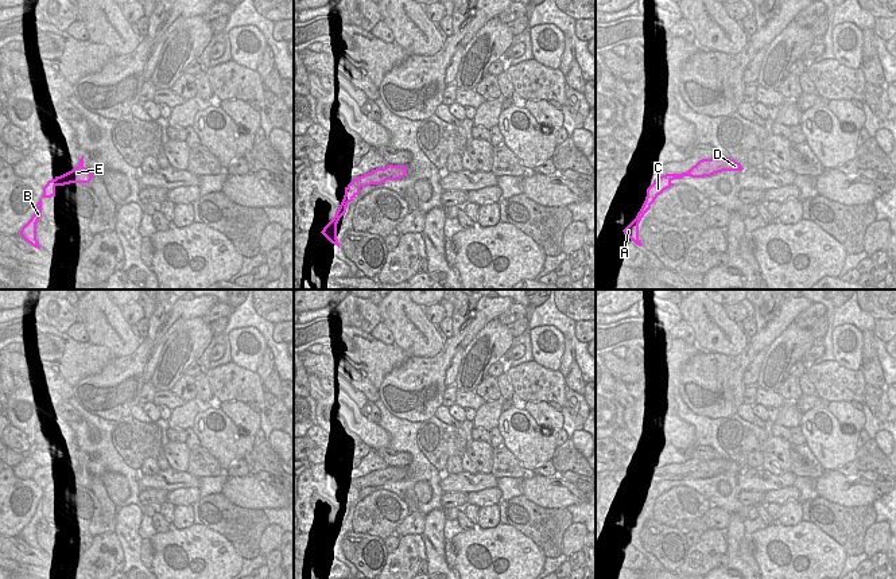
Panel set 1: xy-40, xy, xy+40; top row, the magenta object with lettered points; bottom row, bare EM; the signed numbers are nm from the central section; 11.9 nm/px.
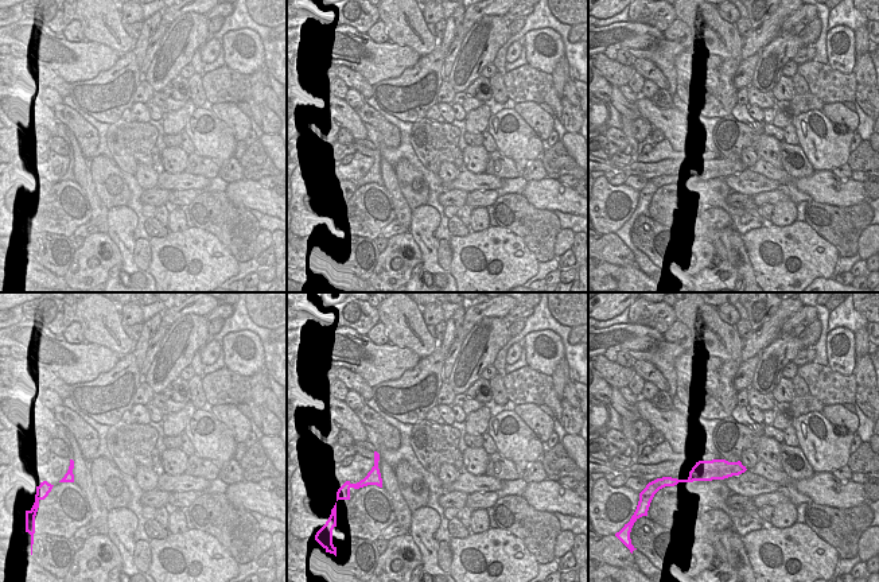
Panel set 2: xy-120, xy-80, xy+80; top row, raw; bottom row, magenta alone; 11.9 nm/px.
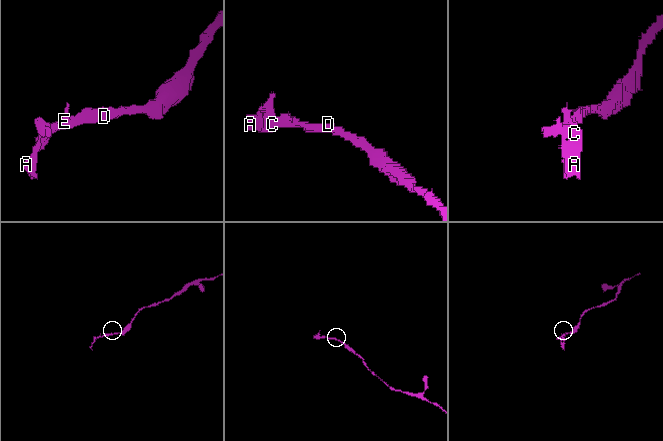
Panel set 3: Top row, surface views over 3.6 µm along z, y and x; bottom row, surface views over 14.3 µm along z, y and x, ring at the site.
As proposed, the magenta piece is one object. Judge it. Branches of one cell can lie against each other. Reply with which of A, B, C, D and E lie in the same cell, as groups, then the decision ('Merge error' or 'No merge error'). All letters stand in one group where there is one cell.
Groups: A B C / D E. Merge error.

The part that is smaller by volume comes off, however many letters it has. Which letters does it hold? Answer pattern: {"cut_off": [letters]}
{"cut_off": ["A", "B", "C"]}

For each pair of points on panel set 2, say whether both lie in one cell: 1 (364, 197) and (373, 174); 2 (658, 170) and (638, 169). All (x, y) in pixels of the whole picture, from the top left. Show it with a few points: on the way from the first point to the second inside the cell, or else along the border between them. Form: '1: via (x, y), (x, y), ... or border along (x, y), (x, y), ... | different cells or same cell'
1: border along (381, 185), (364, 183), (350, 186) | different cells
2: via (653, 170), (644, 170) | same cell

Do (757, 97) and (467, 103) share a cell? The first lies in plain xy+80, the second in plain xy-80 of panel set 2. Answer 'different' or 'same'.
same

